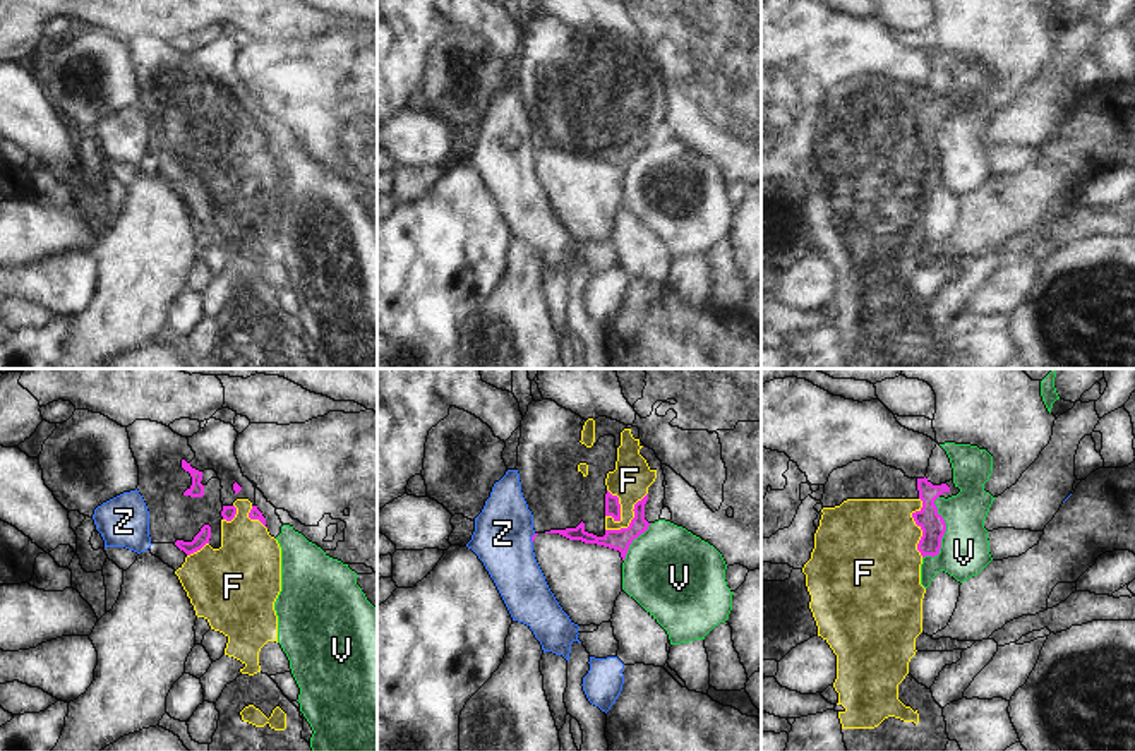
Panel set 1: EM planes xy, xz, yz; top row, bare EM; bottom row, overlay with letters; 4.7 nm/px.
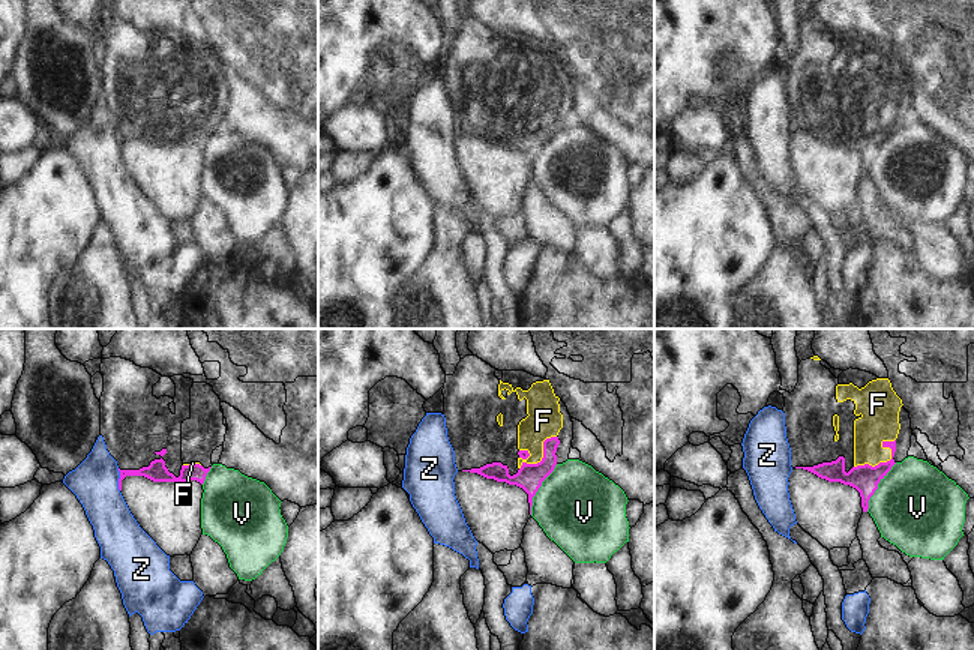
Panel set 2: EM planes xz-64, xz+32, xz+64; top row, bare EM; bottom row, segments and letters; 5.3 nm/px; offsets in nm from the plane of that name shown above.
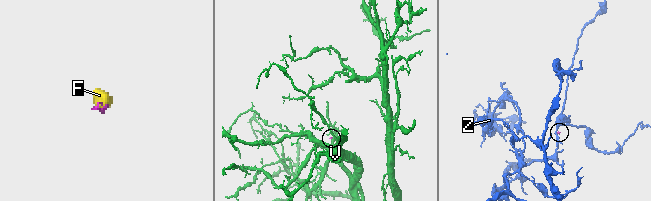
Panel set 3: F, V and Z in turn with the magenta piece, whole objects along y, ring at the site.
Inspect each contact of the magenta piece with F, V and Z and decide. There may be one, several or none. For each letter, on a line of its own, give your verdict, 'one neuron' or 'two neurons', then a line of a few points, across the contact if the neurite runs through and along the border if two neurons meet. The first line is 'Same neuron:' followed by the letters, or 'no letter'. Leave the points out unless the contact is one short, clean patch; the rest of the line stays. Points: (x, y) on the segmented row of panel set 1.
Same neuron: no letter
F: two neurons
V: two neurons | yz (938, 496), (935, 504), (945, 534), (940, 551), (923, 558)
Z: two neurons | xz (535, 534), (532, 542)

